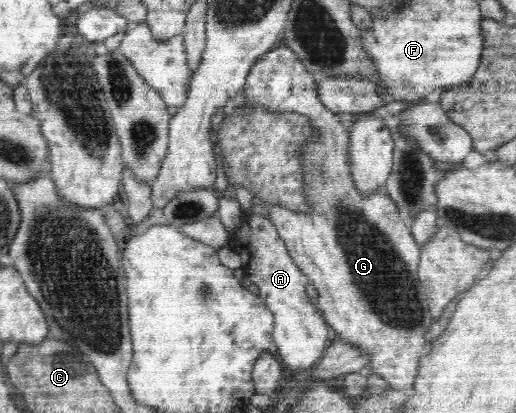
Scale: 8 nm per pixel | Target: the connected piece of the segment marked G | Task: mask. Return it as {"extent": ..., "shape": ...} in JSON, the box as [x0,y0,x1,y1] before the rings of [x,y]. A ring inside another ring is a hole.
{"extent":[241,44,434,390],"shape":[[[277,44],[275,47],[273,47],[271,50],[269,50],[268,53],[265,53],[263,57],[261,57],[253,66],[253,69],[251,72],[249,72],[249,76],[246,80],[244,89],[241,91],[241,93],[245,94],[245,99],[247,99],[247,102],[249,103],[261,103],[261,107],[265,107],[268,110],[271,111],[296,111],[297,114],[309,114],[309,118],[313,118],[313,125],[317,126],[317,130],[321,130],[321,138],[317,138],[317,142],[309,142],[309,146],[305,146],[305,170],[309,170],[309,174],[303,174],[303,182],[304,182],[304,193],[305,197],[307,197],[307,207],[309,207],[309,210],[306,211],[293,211],[287,208],[287,210],[280,208],[279,206],[267,206],[267,210],[269,211],[269,218],[270,221],[276,226],[276,229],[278,230],[279,236],[283,241],[285,241],[285,247],[287,247],[287,250],[289,251],[289,254],[291,255],[291,258],[293,259],[293,262],[301,269],[301,272],[303,274],[307,275],[307,278],[309,279],[308,284],[313,285],[318,292],[318,302],[315,304],[317,307],[319,307],[320,313],[324,316],[324,319],[327,321],[327,324],[335,330],[337,334],[339,334],[339,338],[343,340],[343,342],[346,342],[346,345],[349,346],[354,346],[354,349],[357,349],[358,352],[365,353],[365,356],[367,358],[367,368],[369,368],[370,372],[373,372],[375,374],[378,374],[379,377],[383,377],[383,380],[387,380],[387,383],[389,386],[391,386],[391,389],[395,390],[403,390],[403,389],[408,389],[409,387],[413,386],[413,383],[416,380],[416,376],[418,373],[418,370],[420,369],[420,358],[427,356],[427,354],[430,353],[430,350],[432,349],[432,342],[427,342],[425,340],[426,332],[427,329],[431,326],[431,323],[434,321],[433,317],[431,317],[431,313],[429,312],[429,305],[428,305],[428,300],[425,294],[425,289],[421,286],[421,283],[419,282],[418,279],[418,266],[419,266],[419,261],[420,261],[420,252],[421,252],[421,245],[417,244],[417,241],[415,241],[415,237],[411,234],[410,227],[408,221],[406,221],[405,218],[403,218],[403,215],[398,212],[398,207],[394,205],[392,201],[390,201],[390,197],[386,194],[385,192],[385,186],[378,188],[377,190],[374,190],[372,193],[369,194],[369,196],[364,196],[357,187],[355,187],[355,183],[353,183],[353,175],[351,175],[351,163],[350,163],[350,149],[349,149],[349,142],[348,142],[348,132],[347,132],[347,126],[343,126],[341,119],[340,119],[340,114],[331,112],[327,107],[323,105],[323,102],[318,98],[318,90],[315,88],[315,83],[316,83],[317,77],[314,74],[310,74],[302,65],[301,62],[298,61],[297,54],[293,53],[293,50],[289,49],[287,45]]]}

